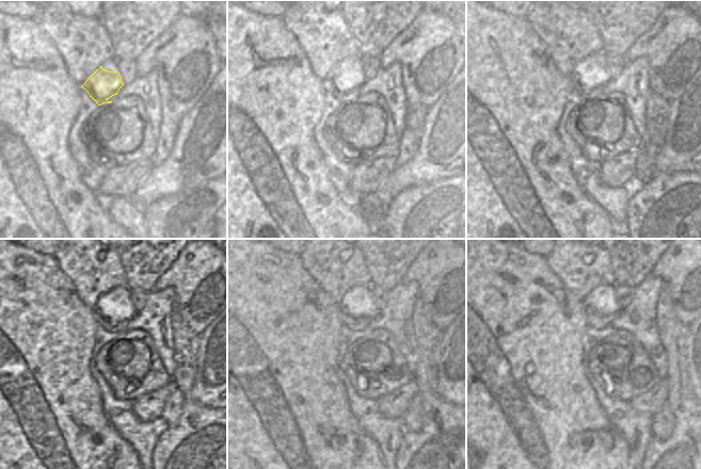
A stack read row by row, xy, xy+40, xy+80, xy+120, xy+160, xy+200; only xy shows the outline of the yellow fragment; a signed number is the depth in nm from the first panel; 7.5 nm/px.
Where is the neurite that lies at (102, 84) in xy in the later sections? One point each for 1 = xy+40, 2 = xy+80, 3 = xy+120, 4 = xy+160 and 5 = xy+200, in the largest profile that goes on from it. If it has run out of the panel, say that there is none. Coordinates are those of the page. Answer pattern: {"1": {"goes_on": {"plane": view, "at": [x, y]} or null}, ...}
{"1": {"goes_on": {"plane": "xy+40", "at": [341, 81]}}, "2": {"goes_on": {"plane": "xy+80", "at": [589, 81]}}, "3": {"goes_on": {"plane": "xy+120", "at": [111, 321]}}, "4": {"goes_on": {"plane": "xy+160", "at": [361, 308]}}, "5": {"goes_on": {"plane": "xy+200", "at": [601, 304]}}}

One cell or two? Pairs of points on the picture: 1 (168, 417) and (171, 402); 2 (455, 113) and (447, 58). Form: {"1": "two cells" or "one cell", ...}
{"1": "one cell", "2": "two cells"}

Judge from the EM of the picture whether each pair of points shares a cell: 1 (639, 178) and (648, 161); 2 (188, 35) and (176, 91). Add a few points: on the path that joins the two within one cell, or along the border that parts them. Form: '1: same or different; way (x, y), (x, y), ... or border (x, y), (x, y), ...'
1: same; way (643, 174), (646, 165)
2: same; way (187, 49), (184, 77)

